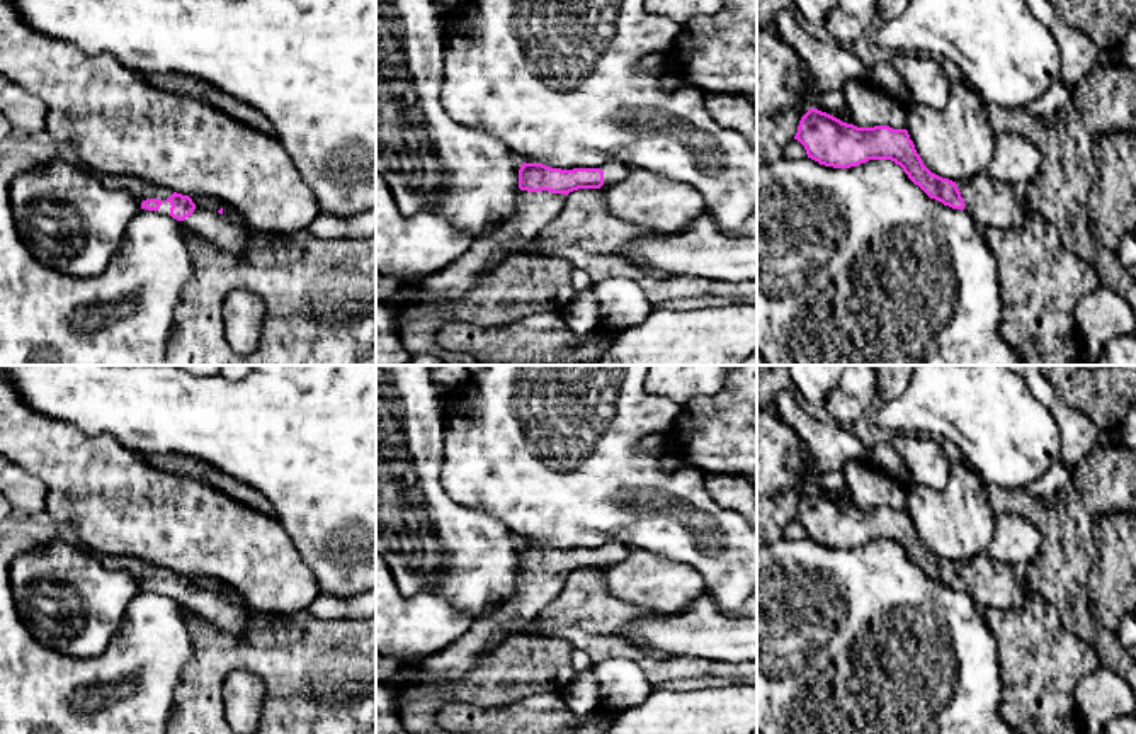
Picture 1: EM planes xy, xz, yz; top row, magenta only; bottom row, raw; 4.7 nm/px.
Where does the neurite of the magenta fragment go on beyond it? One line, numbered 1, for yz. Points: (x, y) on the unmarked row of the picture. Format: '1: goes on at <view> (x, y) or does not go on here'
1: goes on at yz (990, 583)

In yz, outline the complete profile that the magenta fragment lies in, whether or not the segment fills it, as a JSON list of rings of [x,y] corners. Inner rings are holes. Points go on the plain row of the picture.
[[[809,489],[794,517],[808,539],[825,547],[850,549],[869,540],[891,540],[930,579],[952,590],[964,590],[980,607],[1019,608],[1025,601],[1025,583],[1014,578],[1012,566],[985,552],[966,562],[952,562],[932,554],[922,542],[906,510],[889,506],[857,508]]]

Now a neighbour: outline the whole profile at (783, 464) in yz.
[[[757,406],[757,498],[794,489],[803,498],[816,489],[809,474],[804,443],[794,428],[777,413]]]

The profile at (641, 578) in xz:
[[[628,547],[619,564],[597,571],[611,595],[656,613],[677,613],[704,595],[704,581],[692,566],[639,547]]]

